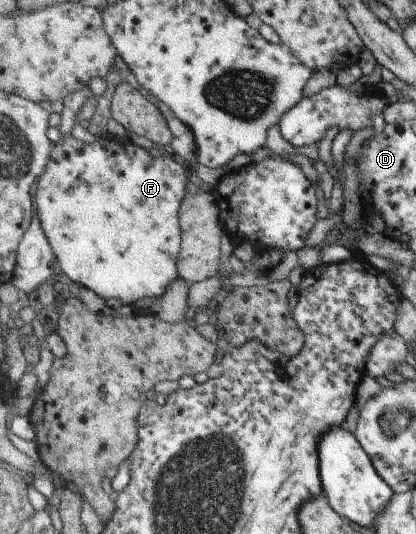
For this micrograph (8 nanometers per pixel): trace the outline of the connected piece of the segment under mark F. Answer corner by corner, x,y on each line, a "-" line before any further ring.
71,135
61,137
52,150
51,160
40,176
38,184
35,186
34,206
35,217
39,217
46,237
54,250
57,258
58,268
72,281
84,287
90,288
105,300
118,298
124,304
133,305
139,298
161,298
171,286
180,278
179,258
183,251
183,230
180,223
180,206
185,200
188,190
189,171
185,170
181,164
177,164
172,157
165,152
163,156
154,158
148,150
130,142
117,144
111,138
106,140
96,139
92,143
83,142

